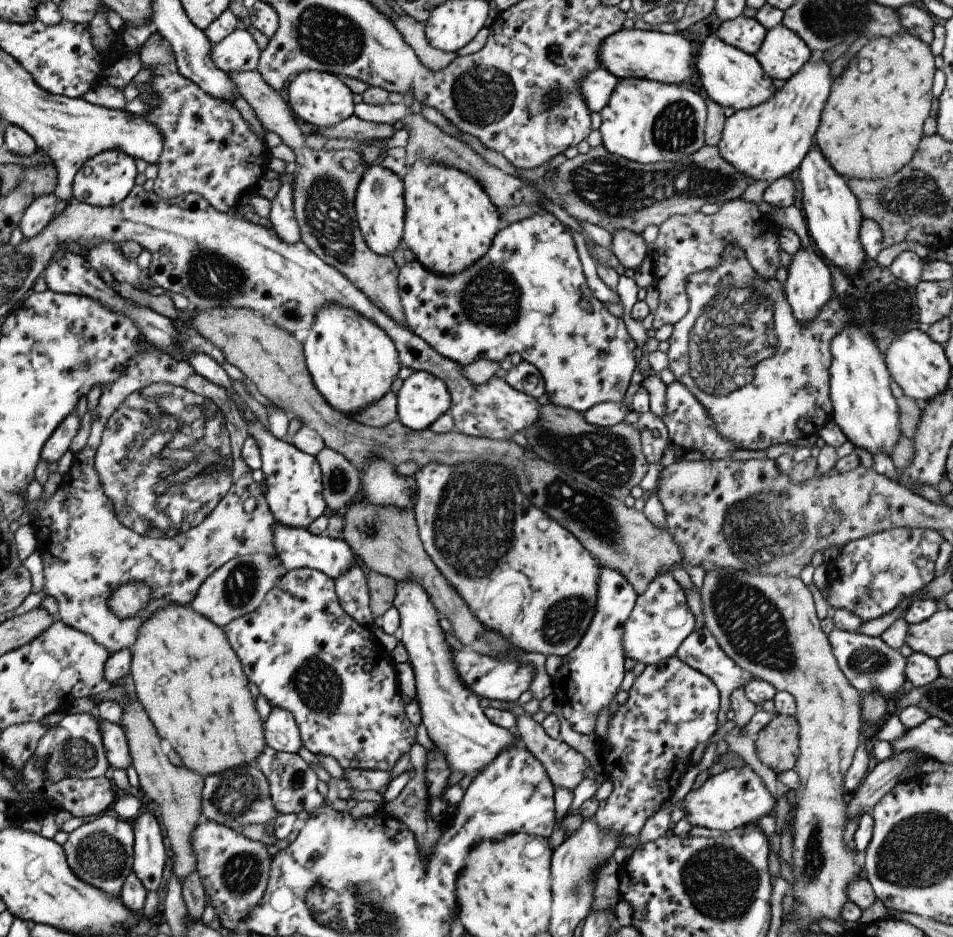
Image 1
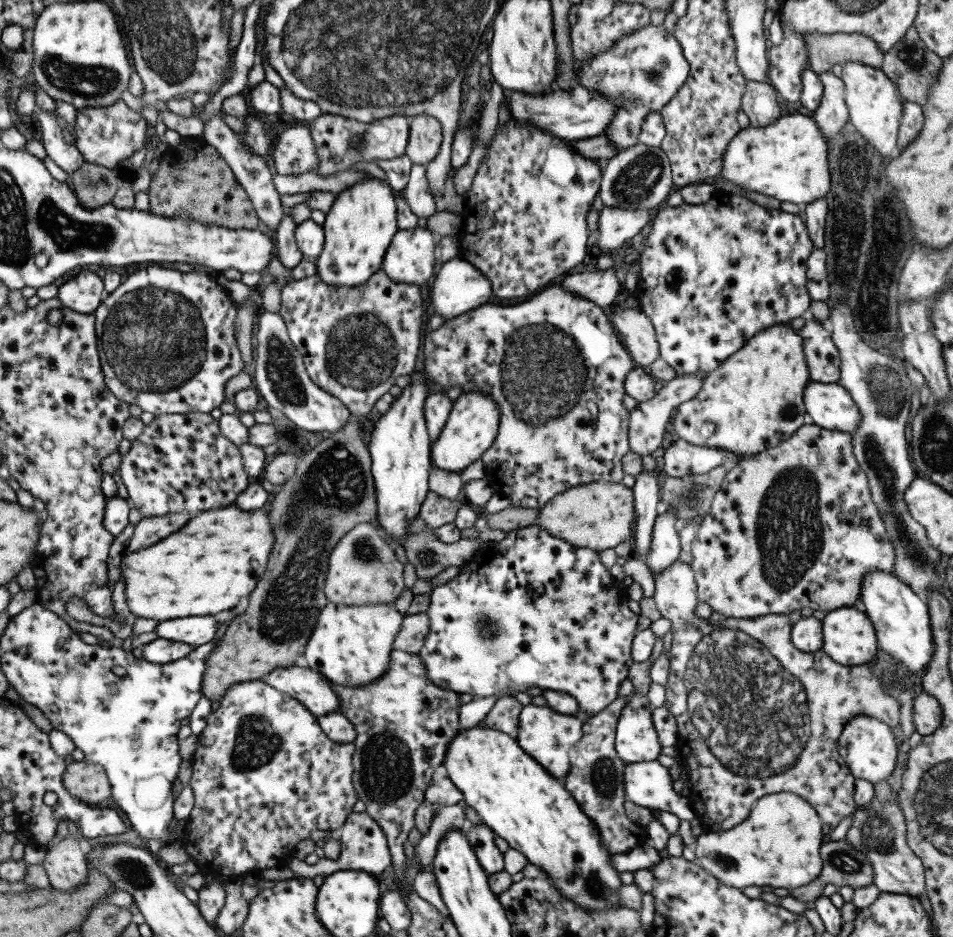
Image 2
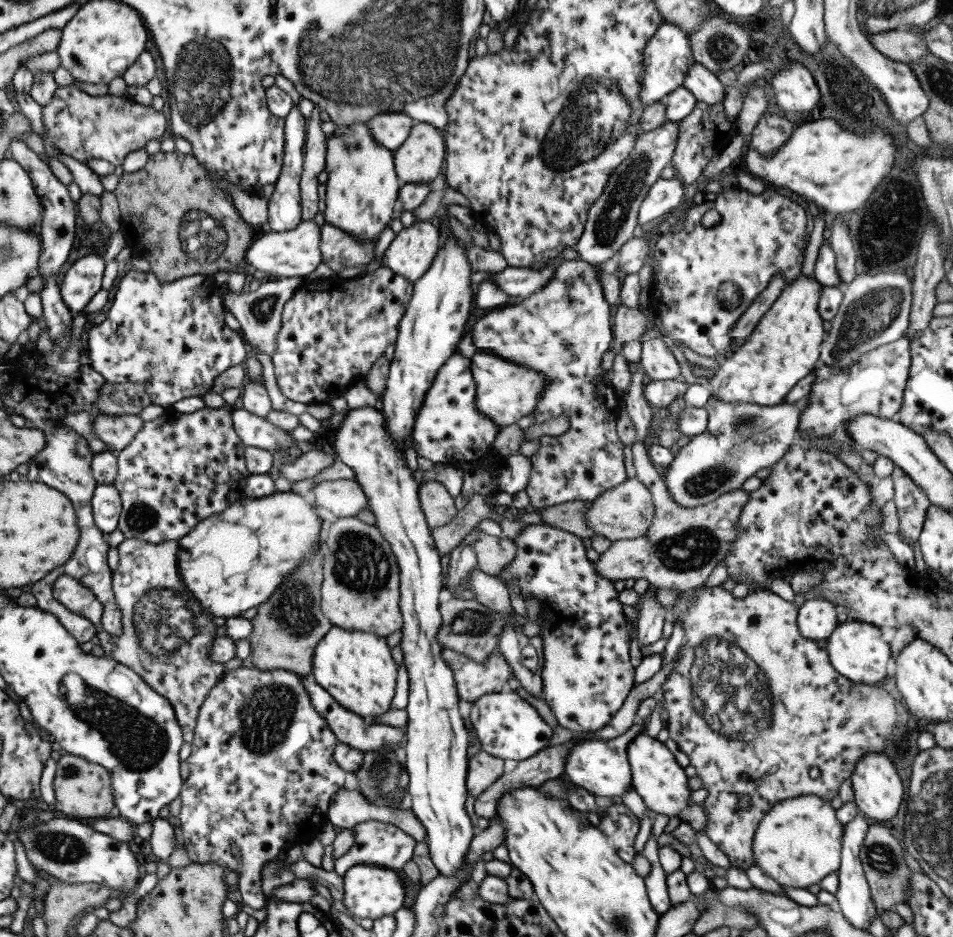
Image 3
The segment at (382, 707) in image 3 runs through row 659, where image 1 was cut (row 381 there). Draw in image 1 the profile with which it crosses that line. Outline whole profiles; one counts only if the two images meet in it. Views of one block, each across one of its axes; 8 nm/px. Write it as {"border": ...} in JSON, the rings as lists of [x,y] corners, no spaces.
{"border":[[[326,304],[318,310],[318,316],[314,316],[314,324],[308,332],[303,349],[314,386],[330,406],[347,417],[358,416],[358,412],[364,412],[366,408],[382,400],[391,391],[392,382],[401,368],[397,348],[386,332],[372,320],[354,312],[353,308],[342,308],[338,304]]]}

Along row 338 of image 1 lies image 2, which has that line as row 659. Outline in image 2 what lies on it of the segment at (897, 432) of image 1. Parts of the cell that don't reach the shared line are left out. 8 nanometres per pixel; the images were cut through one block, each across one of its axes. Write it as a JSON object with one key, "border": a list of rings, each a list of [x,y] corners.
{"border":[[[843,607],[827,612],[822,621],[823,647],[821,648],[834,662],[842,666],[858,666],[874,660],[879,651],[877,636],[870,617],[861,607]]]}

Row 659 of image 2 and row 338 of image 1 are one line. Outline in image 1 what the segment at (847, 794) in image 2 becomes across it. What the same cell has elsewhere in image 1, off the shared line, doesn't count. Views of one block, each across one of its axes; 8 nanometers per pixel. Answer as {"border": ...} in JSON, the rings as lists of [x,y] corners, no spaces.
{"border":[[[728,244],[722,251],[722,262],[715,265],[712,269],[704,269],[688,276],[686,280],[686,294],[689,300],[689,309],[686,316],[683,316],[674,326],[672,335],[669,338],[670,347],[668,350],[668,367],[674,374],[676,381],[684,384],[694,396],[696,400],[706,408],[708,416],[714,420],[716,430],[722,438],[734,442],[735,448],[744,450],[766,450],[774,444],[784,442],[794,442],[796,439],[807,438],[819,432],[826,426],[826,423],[833,420],[832,399],[829,396],[829,368],[832,364],[832,354],[830,354],[830,342],[834,340],[834,336],[842,332],[846,328],[846,320],[850,318],[850,314],[846,310],[842,310],[842,304],[838,302],[838,296],[832,294],[830,300],[824,304],[824,308],[820,310],[818,318],[812,320],[810,324],[800,324],[792,312],[790,304],[786,298],[785,285],[778,282],[775,277],[770,281],[761,280],[757,272],[750,266],[746,255],[742,252],[740,246],[736,244]]]}

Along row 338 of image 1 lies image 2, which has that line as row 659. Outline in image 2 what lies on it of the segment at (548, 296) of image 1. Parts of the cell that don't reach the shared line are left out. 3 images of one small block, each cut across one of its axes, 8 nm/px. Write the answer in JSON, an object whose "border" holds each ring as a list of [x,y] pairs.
{"border":[[[538,525],[523,527],[522,529],[515,529],[512,531],[508,531],[508,536],[504,538],[499,544],[487,545],[482,552],[476,556],[476,559],[471,563],[464,565],[459,573],[450,581],[439,585],[438,587],[433,587],[432,594],[430,595],[430,606],[428,606],[428,610],[426,610],[426,614],[429,616],[430,621],[430,632],[426,637],[424,646],[420,649],[419,655],[422,657],[422,660],[425,664],[426,676],[440,688],[451,690],[460,694],[468,693],[473,696],[492,696],[500,690],[505,690],[506,688],[510,688],[512,690],[511,694],[515,694],[517,692],[525,692],[527,688],[537,686],[540,689],[550,689],[557,690],[558,692],[565,692],[570,696],[573,696],[578,701],[579,710],[582,712],[587,712],[590,715],[598,714],[601,710],[604,710],[613,700],[617,699],[618,690],[620,690],[620,682],[626,680],[628,670],[630,670],[630,666],[633,664],[633,656],[632,656],[632,643],[634,637],[637,635],[638,628],[636,625],[638,624],[639,616],[632,612],[628,608],[628,597],[625,591],[620,585],[618,585],[618,581],[612,577],[612,574],[609,570],[606,569],[606,566],[602,565],[600,561],[599,553],[591,548],[586,547],[576,547],[573,546],[572,543],[566,542],[566,540],[562,540],[562,538],[556,538],[552,534],[548,534],[546,530],[542,530],[542,528]]]}

